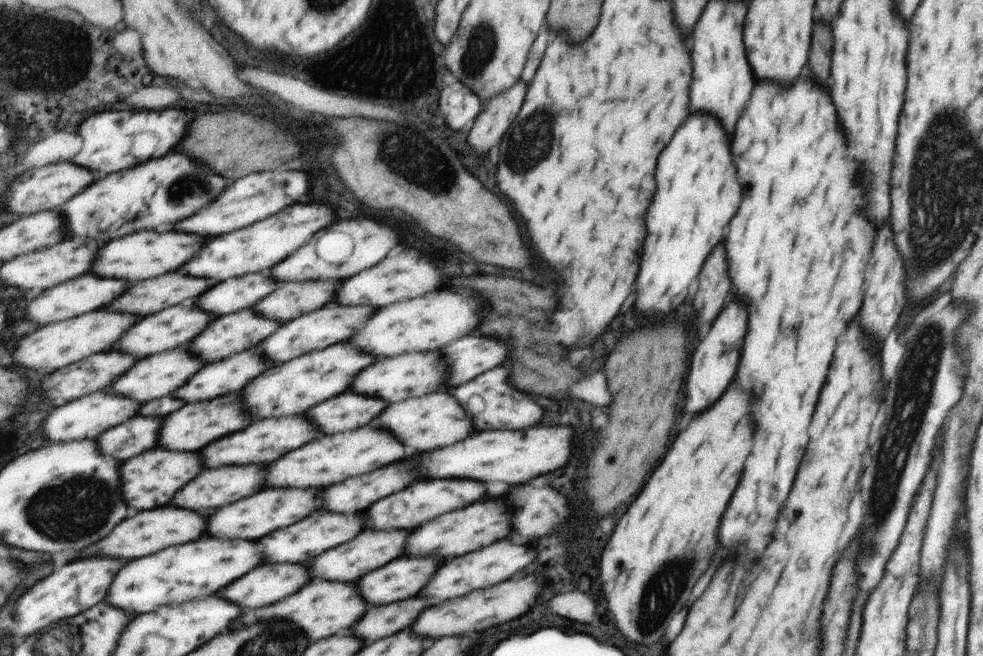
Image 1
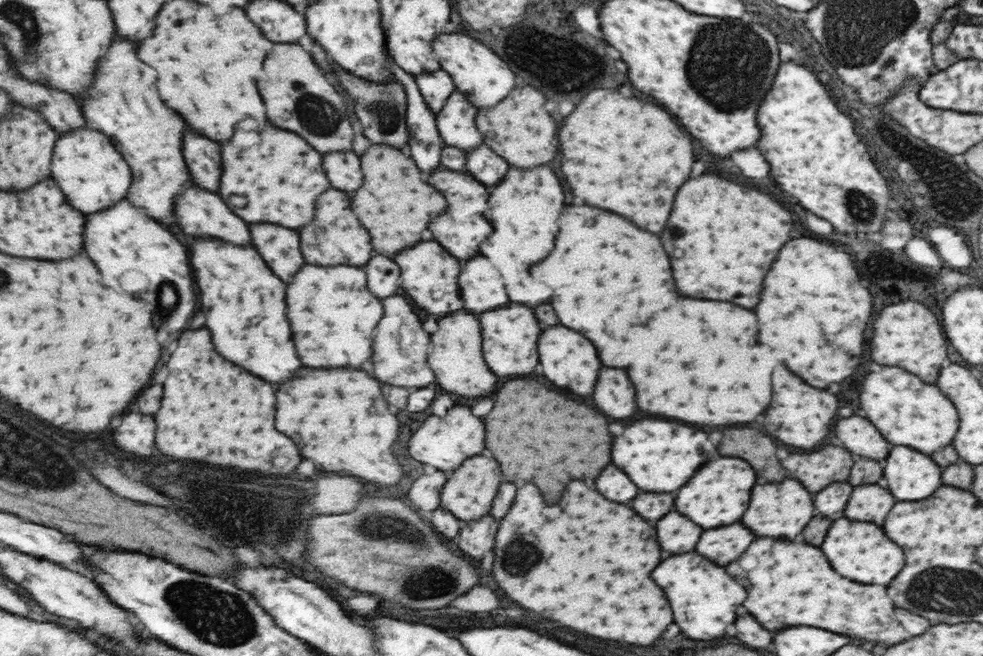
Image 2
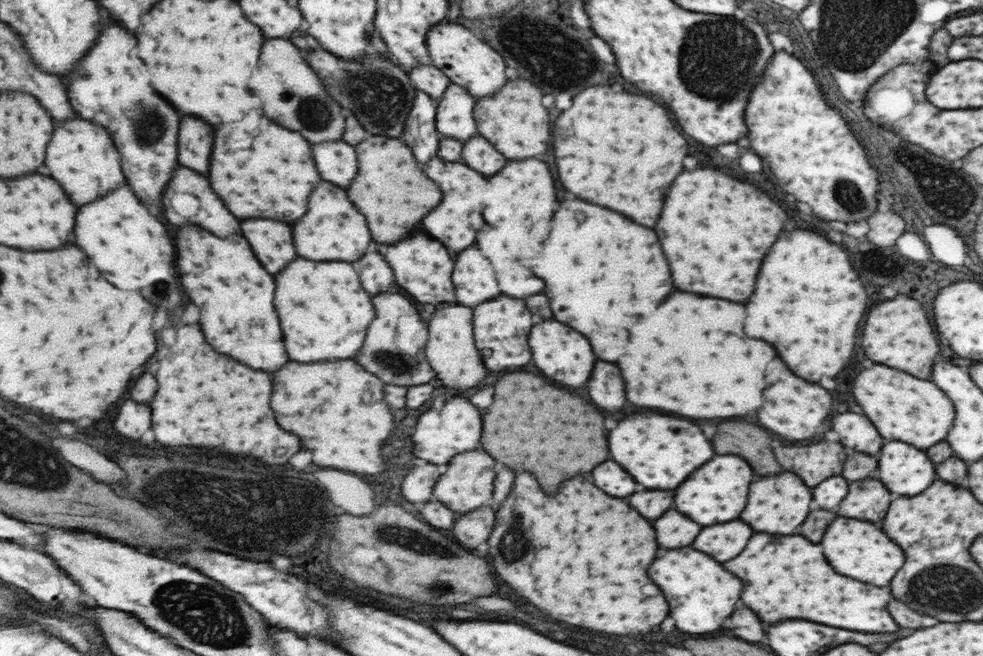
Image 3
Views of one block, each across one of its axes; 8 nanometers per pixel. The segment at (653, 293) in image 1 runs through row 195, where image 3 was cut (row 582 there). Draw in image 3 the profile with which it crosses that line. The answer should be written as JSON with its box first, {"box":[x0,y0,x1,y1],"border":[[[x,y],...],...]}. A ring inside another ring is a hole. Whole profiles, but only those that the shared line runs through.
{"box":[651,550,741,634],"border":[[[667,550],[655,564],[651,564],[651,580],[667,592],[667,600],[671,600],[671,618],[675,620],[677,630],[687,634],[711,634],[721,628],[723,618],[727,618],[735,602],[741,596],[739,578],[725,572],[715,560],[693,550]]]}

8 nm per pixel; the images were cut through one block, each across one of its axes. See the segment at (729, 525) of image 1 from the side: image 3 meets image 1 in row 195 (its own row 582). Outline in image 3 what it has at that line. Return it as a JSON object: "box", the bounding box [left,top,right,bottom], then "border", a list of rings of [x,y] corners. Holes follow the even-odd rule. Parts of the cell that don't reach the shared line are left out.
{"box":[695,522,897,634],"border":[[[743,522],[715,524],[699,532],[695,548],[699,548],[699,552],[707,552],[707,556],[715,556],[719,562],[729,560],[727,572],[735,572],[735,576],[747,584],[747,592],[743,592],[743,604],[757,612],[761,622],[773,624],[779,620],[801,618],[865,634],[897,632],[897,624],[891,620],[885,608],[889,602],[889,588],[877,588],[873,584],[863,584],[835,574],[825,562],[821,546],[811,544],[801,536],[755,534],[755,540],[747,544],[751,534],[753,530]],[[745,544],[747,552],[737,556]]]}

